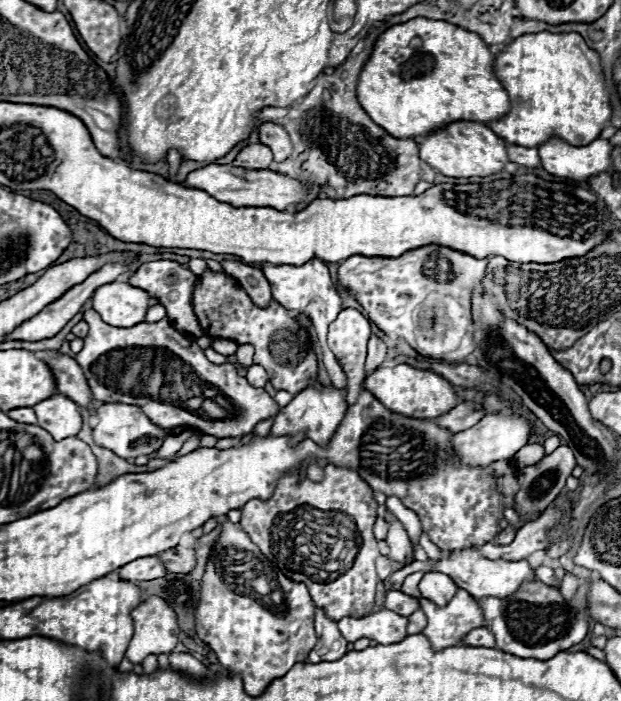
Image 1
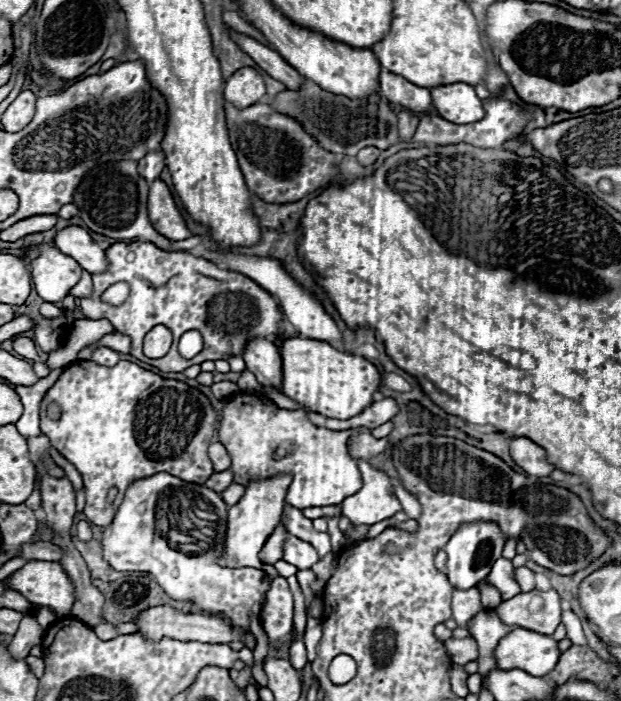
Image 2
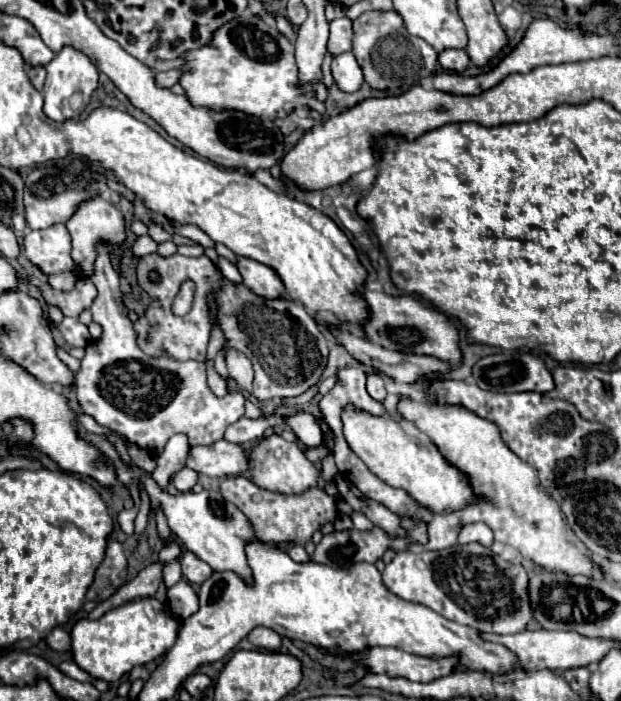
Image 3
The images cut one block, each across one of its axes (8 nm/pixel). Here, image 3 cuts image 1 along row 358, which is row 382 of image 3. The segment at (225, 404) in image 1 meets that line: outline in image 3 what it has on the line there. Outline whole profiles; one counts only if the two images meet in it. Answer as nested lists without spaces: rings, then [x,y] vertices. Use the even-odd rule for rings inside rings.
[[[108,244],[98,246],[98,260],[92,276],[98,296],[90,310],[94,322],[102,326],[102,334],[86,346],[80,370],[76,372],[78,402],[82,410],[98,424],[124,436],[130,444],[150,450],[152,454],[156,452],[156,456],[174,434],[186,434],[190,446],[210,446],[218,442],[224,438],[226,426],[244,416],[246,400],[242,392],[228,390],[226,396],[218,398],[206,382],[204,362],[180,362],[166,356],[166,352],[148,356],[138,348],[134,322],[128,318],[128,308],[120,290],[120,276],[114,272],[108,252]],[[110,366],[120,366],[122,372],[104,372]]]

